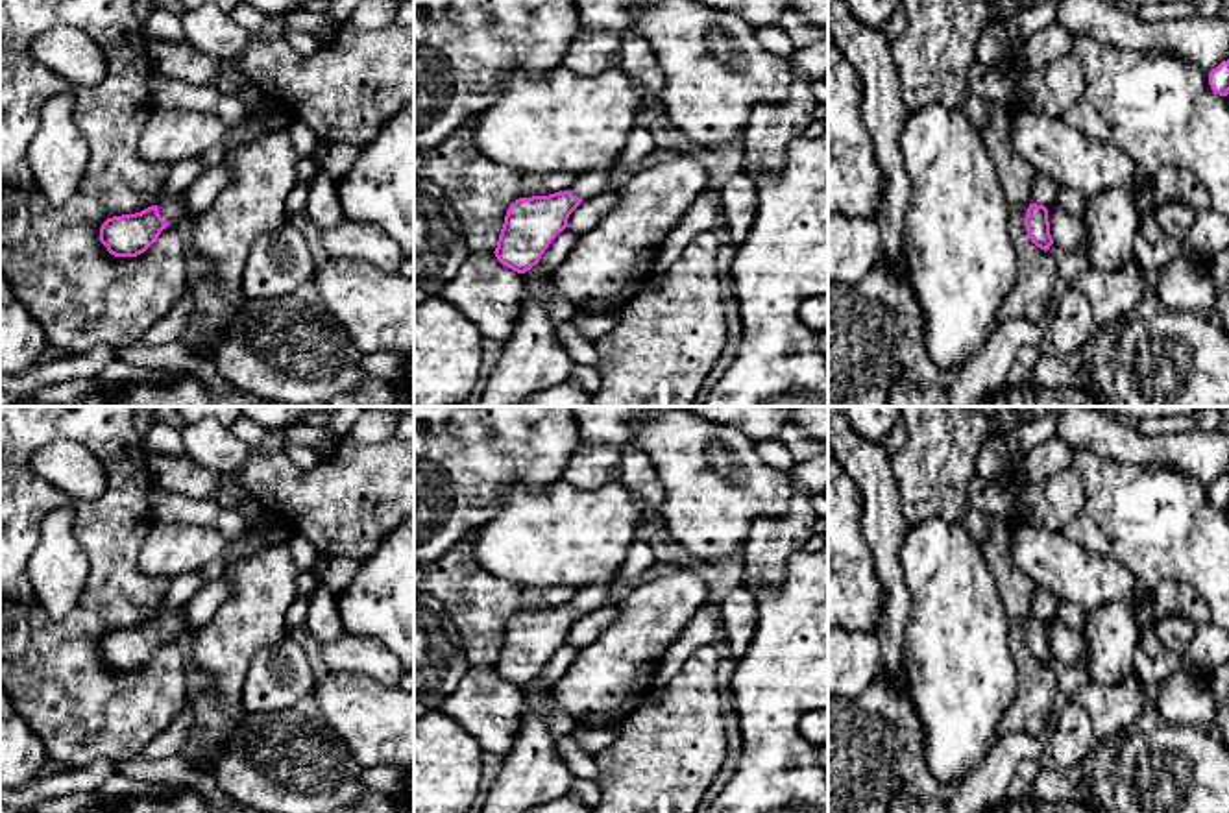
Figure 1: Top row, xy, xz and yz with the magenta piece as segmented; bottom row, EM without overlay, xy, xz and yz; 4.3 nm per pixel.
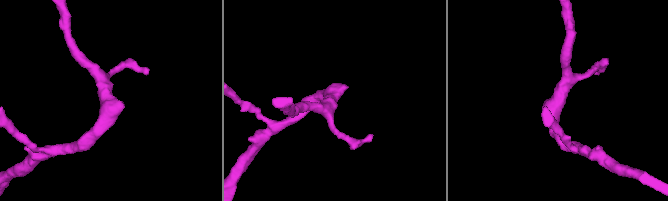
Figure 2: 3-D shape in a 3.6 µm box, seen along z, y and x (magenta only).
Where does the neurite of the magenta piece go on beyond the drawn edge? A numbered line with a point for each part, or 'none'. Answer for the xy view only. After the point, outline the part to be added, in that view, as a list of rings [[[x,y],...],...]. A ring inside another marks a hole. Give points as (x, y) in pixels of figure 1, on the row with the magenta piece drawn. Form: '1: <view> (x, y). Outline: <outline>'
1: xy (172, 209). Outline: [[[185,190],[170,196],[163,196],[157,203],[161,218],[168,227],[176,227],[185,216]]]

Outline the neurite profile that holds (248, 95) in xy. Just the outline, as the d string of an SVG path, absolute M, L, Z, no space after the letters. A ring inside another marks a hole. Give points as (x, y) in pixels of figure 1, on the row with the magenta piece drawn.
M246 81L233 96L244 105L246 115L255 113L264 102L262 92L251 81Z

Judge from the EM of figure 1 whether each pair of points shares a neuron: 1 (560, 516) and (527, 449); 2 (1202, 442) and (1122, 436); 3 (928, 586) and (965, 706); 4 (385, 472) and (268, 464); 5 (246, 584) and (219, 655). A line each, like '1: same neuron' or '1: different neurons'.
1: different neurons
2: same neuron
3: same neuron
4: same neuron
5: same neuron

